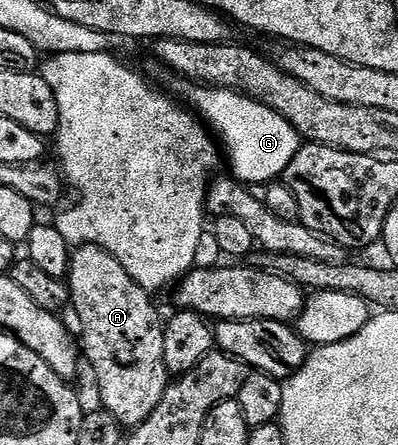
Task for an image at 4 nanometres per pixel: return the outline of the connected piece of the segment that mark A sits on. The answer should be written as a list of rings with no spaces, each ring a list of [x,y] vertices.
[[[80,246],[71,255],[71,273],[65,279],[71,288],[71,306],[79,317],[81,335],[81,354],[84,359],[91,361],[95,369],[95,382],[99,385],[99,398],[102,409],[109,411],[124,428],[140,426],[153,408],[161,404],[165,396],[165,388],[169,381],[167,365],[165,364],[164,319],[159,319],[159,310],[151,303],[152,295],[142,290],[121,268],[121,264],[105,248],[100,246]]]

